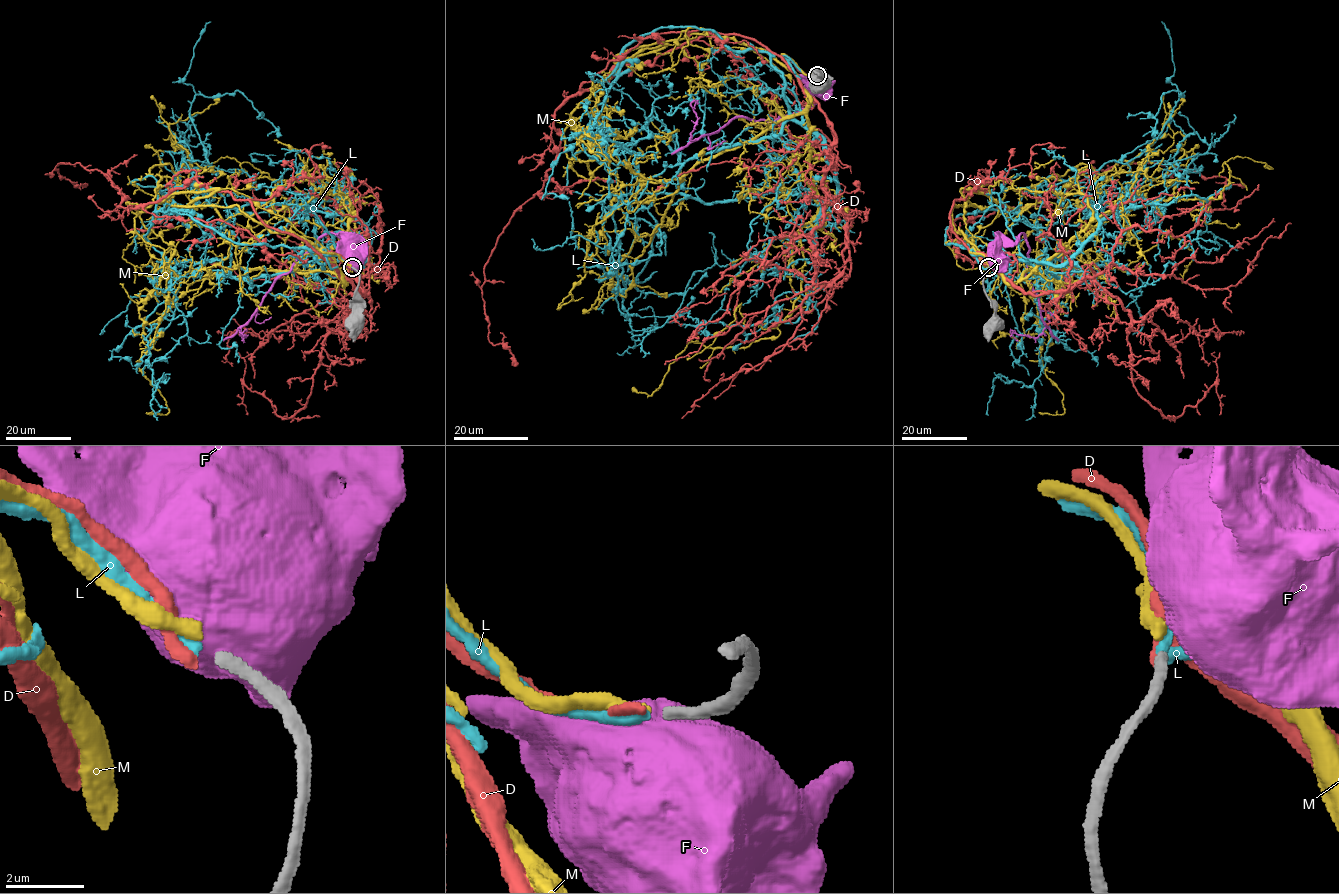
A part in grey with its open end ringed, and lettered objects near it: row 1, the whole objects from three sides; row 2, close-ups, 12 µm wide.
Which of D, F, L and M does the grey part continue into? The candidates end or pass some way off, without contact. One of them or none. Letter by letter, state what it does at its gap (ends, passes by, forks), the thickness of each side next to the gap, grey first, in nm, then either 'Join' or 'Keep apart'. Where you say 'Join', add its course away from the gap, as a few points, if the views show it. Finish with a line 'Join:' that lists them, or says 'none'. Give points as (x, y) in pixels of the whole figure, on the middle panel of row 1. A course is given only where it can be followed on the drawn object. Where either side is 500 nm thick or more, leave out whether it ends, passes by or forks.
D: It ends there. Thickness 320 nm (grey) against 320 nm. Keep apart
F: Thickness 320 nm (grey) against 900 nm. Keep apart
L: It ends there. Thickness 320 nm (grey) against 280 nm. Join. Its course: (816, 75), (710, 30), (624, 48), (595, 110), (653, 230), (634, 285), (682, 294), (721, 250)
M: It ends there. Thickness 320 nm (grey) against 360 nm. Keep apart
Join: L

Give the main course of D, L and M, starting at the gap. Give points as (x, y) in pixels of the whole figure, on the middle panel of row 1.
D: (815, 75), (709, 31), (565, 100), (557, 159), (481, 287), (488, 339), (516, 366)
L: (816, 75), (710, 30), (624, 48), (595, 110), (653, 230), (634, 285), (682, 294), (721, 250)
M: (816, 75), (691, 33), (621, 52), (665, 45), (592, 90), (588, 169), (636, 238), (610, 272), (666, 295)

